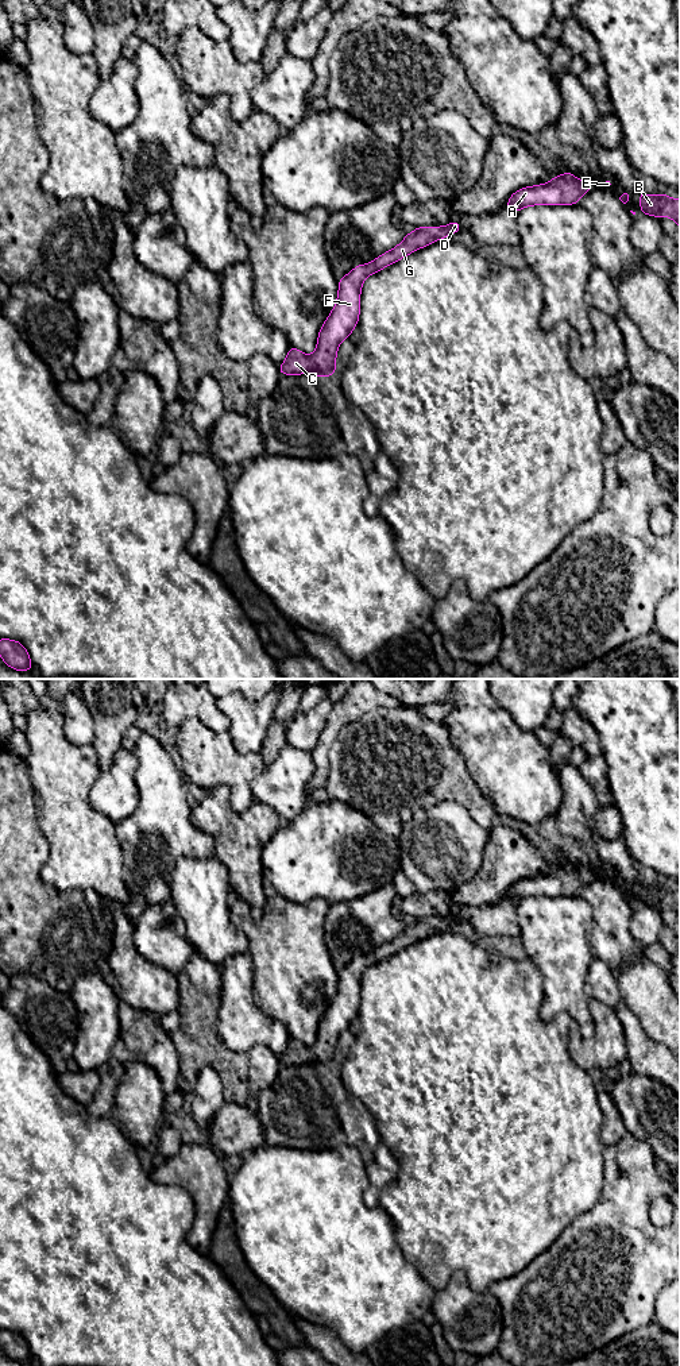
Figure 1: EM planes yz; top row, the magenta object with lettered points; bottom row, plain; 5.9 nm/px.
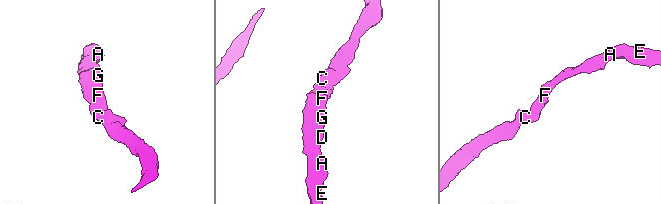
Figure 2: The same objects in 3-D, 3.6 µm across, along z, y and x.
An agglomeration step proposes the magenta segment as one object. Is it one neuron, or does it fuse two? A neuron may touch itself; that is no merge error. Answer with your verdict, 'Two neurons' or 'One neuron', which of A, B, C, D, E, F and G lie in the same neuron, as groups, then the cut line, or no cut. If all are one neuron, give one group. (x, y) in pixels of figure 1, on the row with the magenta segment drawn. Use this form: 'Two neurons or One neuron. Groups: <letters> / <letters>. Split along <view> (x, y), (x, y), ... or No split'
One neuron. Groups: A B C D E F G. No split

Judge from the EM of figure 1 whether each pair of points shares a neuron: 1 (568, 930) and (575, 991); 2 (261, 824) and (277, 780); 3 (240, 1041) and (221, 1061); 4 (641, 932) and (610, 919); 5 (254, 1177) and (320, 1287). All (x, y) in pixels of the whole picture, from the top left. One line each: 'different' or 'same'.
1: same
2: different
3: different
4: different
5: same

